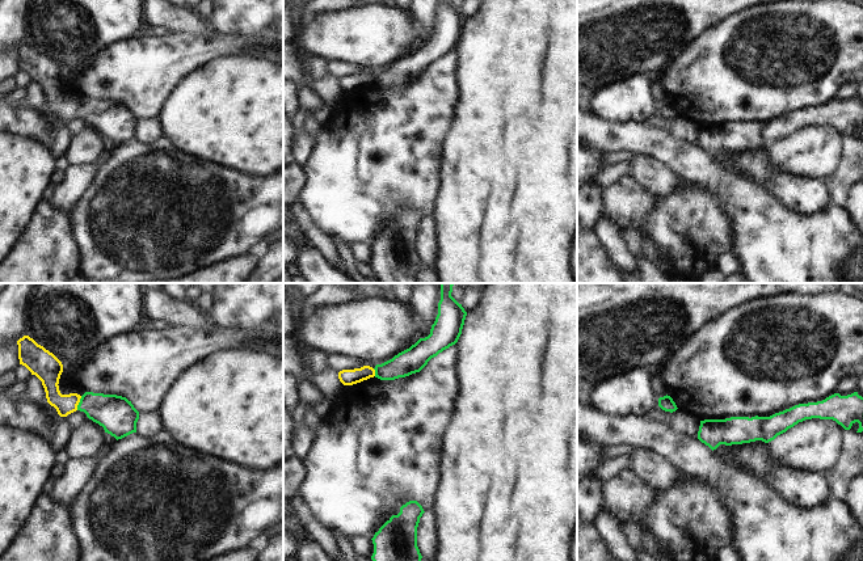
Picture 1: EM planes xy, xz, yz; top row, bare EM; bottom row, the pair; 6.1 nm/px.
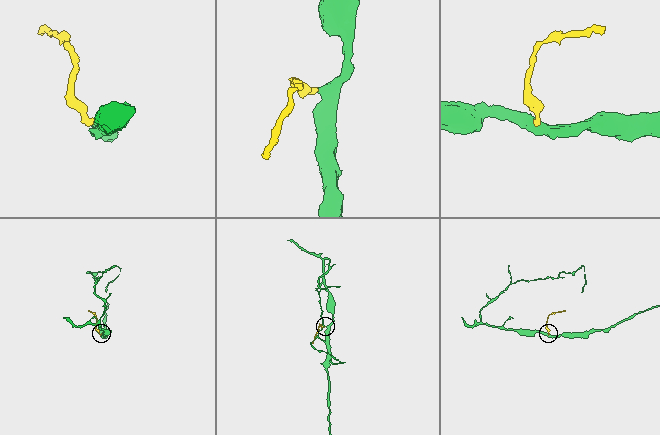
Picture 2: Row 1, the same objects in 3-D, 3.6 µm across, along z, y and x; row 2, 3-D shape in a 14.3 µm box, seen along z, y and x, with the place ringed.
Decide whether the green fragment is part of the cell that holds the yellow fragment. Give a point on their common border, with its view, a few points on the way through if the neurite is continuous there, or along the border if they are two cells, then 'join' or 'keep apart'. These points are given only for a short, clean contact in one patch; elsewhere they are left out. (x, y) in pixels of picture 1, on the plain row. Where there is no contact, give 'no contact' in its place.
xy (79, 108) | across xy (49, 80), (63, 108), (79, 108), (93, 110), (117, 121) | join

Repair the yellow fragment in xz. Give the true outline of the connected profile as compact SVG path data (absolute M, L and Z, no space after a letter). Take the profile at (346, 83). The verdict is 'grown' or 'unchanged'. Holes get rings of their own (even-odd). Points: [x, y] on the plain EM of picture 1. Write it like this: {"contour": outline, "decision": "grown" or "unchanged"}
{"contour": "M441 0L438 21L428 43L420 45L409 55L374 75L363 72L340 77L340 88L344 92L353 92L374 83L380 87L395 87L420 79L432 64L458 48L466 22L467 18L451 0Z", "decision": "grown"}

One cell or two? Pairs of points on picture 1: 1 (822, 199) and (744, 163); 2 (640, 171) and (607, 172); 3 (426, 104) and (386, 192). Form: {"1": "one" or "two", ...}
{"1": "one", "2": "two", "3": "one"}

